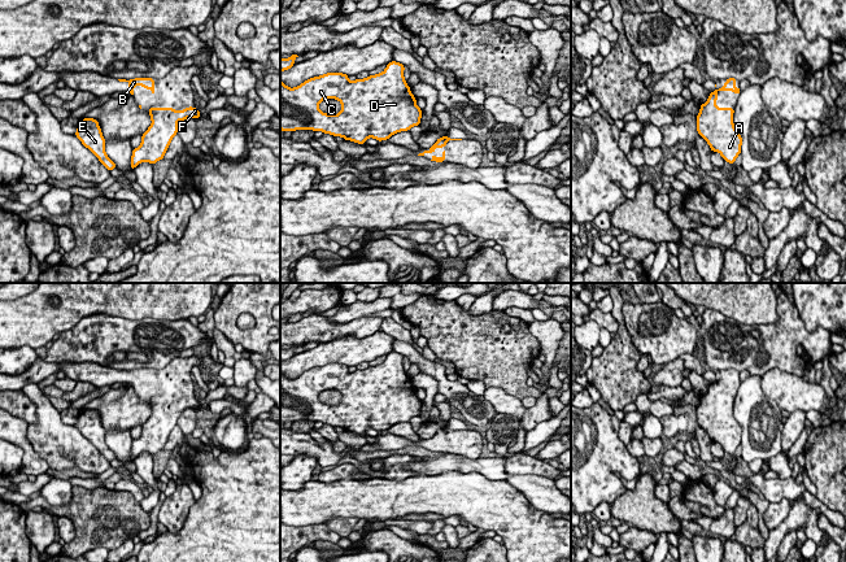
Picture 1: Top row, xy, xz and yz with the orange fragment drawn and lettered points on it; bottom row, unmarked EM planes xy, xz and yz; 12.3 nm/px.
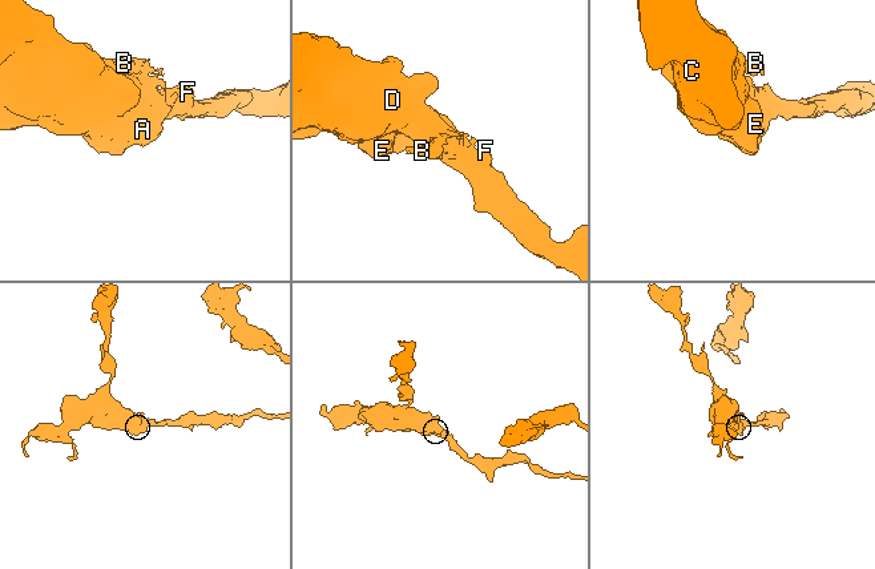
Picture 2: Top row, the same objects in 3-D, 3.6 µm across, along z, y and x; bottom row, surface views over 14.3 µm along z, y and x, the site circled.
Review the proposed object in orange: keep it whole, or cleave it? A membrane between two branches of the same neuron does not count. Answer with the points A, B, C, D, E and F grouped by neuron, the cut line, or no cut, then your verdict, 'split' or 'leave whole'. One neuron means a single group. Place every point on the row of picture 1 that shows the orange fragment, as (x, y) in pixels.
groups A B C D E F; cut none; leave whole

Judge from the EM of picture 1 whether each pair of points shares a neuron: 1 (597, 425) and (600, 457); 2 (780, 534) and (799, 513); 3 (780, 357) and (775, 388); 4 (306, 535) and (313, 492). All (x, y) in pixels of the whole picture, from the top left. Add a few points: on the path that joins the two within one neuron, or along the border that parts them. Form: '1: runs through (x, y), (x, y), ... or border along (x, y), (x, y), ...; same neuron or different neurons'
1: runs through (597, 432), (598, 449); same neuron
2: runs through (784, 528), (794, 518); same neuron
3: border along (761, 377), (771, 369), (779, 367), (802, 378); different neurons
4: border along (325, 522), (293, 527); different neurons

